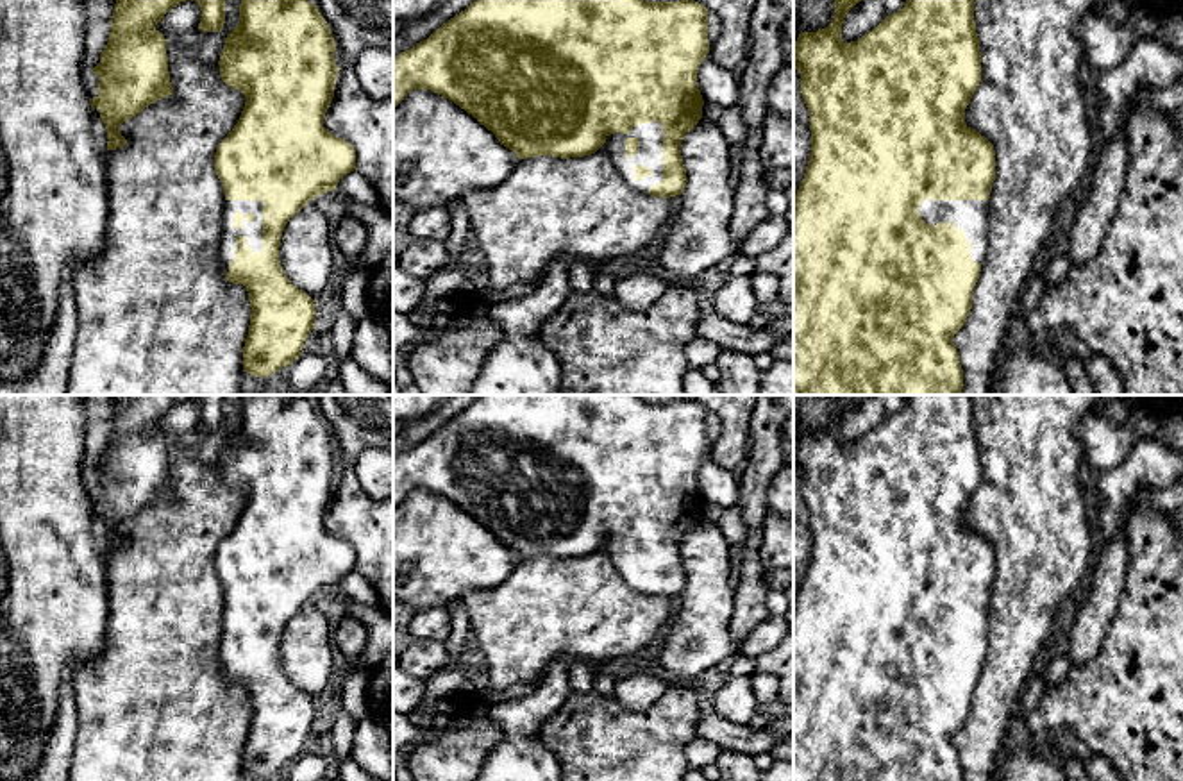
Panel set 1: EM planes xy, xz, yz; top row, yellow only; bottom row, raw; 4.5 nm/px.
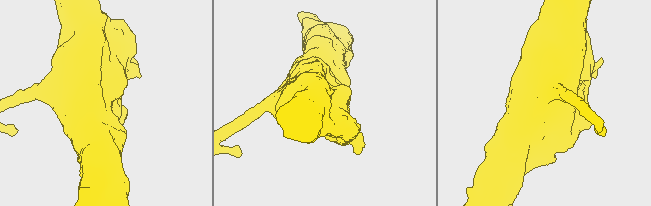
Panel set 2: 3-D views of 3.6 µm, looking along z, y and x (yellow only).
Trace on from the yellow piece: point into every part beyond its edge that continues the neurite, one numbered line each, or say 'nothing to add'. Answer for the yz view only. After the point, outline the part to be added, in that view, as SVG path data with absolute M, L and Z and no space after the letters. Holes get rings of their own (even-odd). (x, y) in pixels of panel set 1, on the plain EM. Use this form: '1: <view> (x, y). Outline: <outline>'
1: yz (971, 617). Outline: M922 600L919 613L929 626L952 622L961 629L970 643L972 661L983 665L988 652L988 600Z

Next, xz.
1: xz (649, 554). Outline: M659 522L640 524L629 534L615 533L606 536L611 550L611 561L620 572L625 584L649 595L649 588L663 581L663 529ZM638 538L638 552L625 558L625 540Z

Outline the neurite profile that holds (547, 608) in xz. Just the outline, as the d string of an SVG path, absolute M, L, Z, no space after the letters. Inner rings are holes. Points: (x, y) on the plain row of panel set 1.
M606 543L595 554L584 558L540 556L518 559L504 583L490 590L465 590L459 600L470 618L474 647L486 658L490 690L504 690L518 683L538 683L547 667L563 656L606 665L650 645L672 620L668 599L642 595L625 584L611 561L611 550Z

